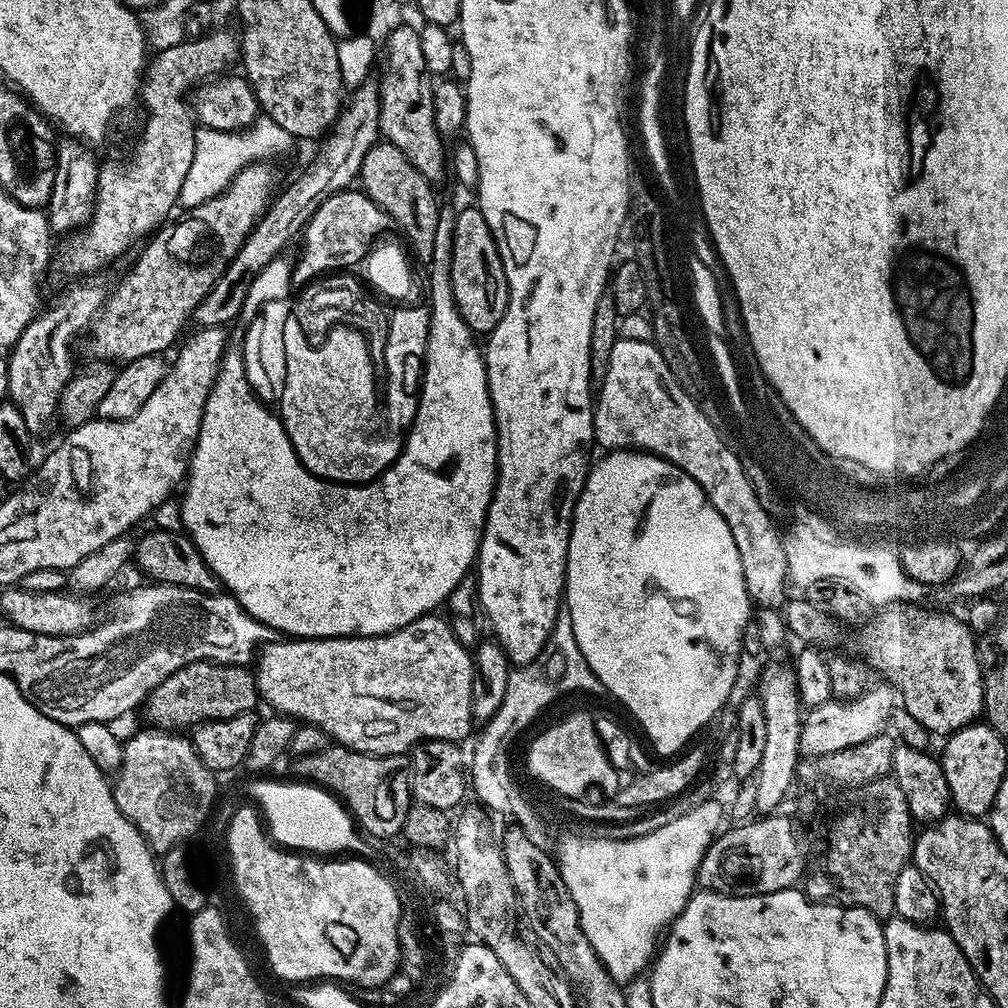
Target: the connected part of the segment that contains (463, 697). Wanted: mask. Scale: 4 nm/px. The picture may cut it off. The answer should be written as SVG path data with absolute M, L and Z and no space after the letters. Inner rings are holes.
M440 614L418 617L404 628L390 632L387 636L338 636L335 638L277 638L260 649L254 661L256 691L259 699L272 707L273 713L287 716L297 722L318 726L337 745L353 748L355 752L367 752L373 756L399 756L407 753L407 748L423 745L425 740L451 740L464 742L468 731L474 728L470 710L470 690L472 689L472 662L474 656L452 633L452 625Z

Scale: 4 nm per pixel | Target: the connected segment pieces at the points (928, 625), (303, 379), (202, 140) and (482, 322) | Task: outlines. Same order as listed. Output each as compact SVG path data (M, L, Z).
M911 603L881 607L863 625L860 648L867 667L884 675L881 677L896 689L903 708L918 718L929 734L937 732L940 738L947 738L967 724L977 723L984 711L977 637L963 619L918 609Z
M340 324L337 328L331 328L328 331L328 337L321 344L313 346L300 342L297 343L296 352L294 348L294 350L289 350L286 354L286 384L282 386L282 398L278 405L280 421L284 423L286 434L290 438L290 442L294 446L294 450L301 462L315 476L321 476L323 480L334 480L338 484L367 484L368 481L375 480L387 468L392 467L392 463L396 461L396 457L399 456L402 447L401 441L392 434L387 434L388 436L368 436L368 419L371 418L372 411L376 408L376 368L372 365L372 352L368 349L367 342L369 343L365 333L359 332L357 328L347 328L344 324Z
M263 114L259 115L250 127L238 131L215 131L206 127L197 129L194 160L190 164L182 190L179 191L179 205L186 210L197 208L202 202L221 193L248 164L274 160L274 157L286 153L292 144L294 137Z
M479 207L464 208L456 216L452 224L452 293L454 302L473 333L491 334L502 322L502 314L508 309L508 279L502 266L502 258L498 254L498 246L494 242L494 234L490 226L486 226L486 218Z

